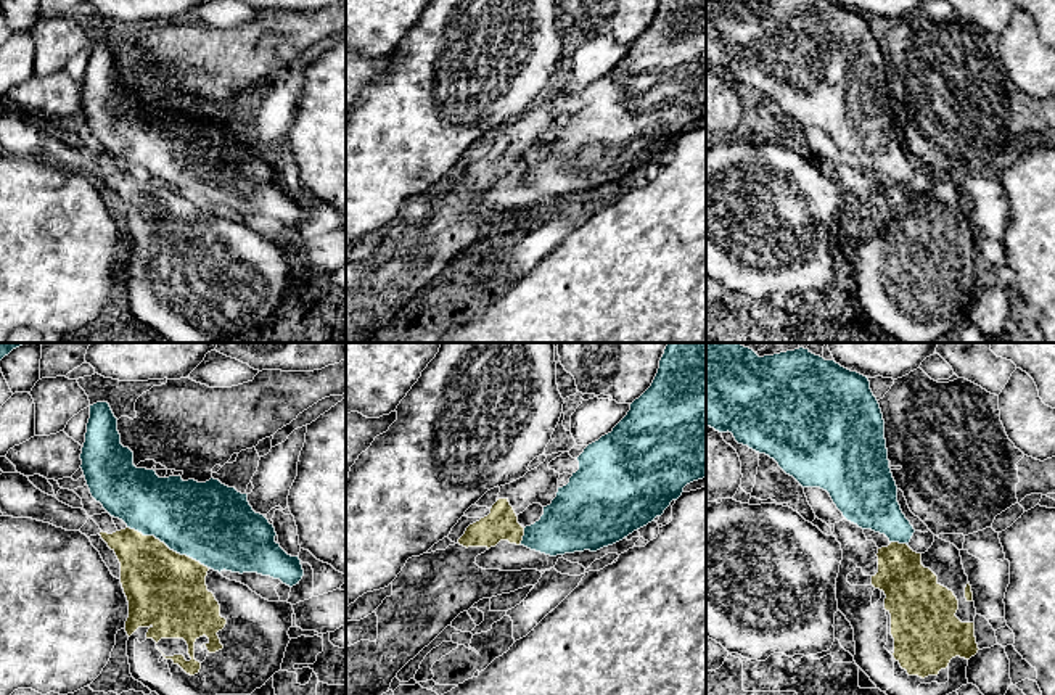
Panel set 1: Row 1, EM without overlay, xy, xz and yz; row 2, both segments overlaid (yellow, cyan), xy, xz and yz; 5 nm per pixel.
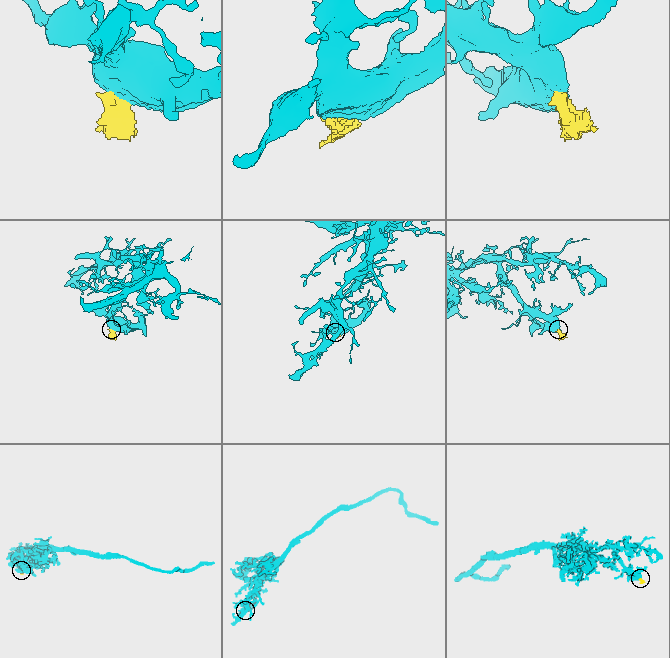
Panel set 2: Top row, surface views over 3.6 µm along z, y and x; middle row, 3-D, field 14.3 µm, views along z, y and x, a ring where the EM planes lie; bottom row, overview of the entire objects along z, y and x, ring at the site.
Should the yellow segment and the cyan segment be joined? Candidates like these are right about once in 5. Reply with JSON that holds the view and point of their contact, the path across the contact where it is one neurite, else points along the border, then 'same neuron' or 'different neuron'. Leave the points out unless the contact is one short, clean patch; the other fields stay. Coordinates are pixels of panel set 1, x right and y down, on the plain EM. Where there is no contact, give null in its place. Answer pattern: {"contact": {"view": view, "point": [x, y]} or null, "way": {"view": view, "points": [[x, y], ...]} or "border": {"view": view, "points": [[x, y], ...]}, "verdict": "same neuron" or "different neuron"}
{"contact": {"view": "xy", "point": [166, 185]}, "border": {"view": "xy", "points": [[127, 166], [153, 174], [208, 208]]}, "verdict": "different neuron"}

